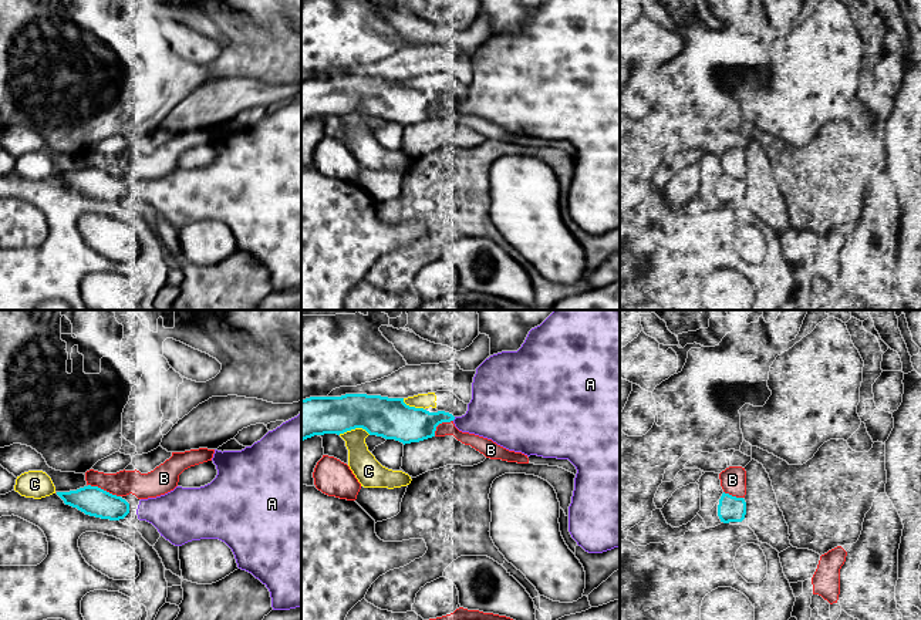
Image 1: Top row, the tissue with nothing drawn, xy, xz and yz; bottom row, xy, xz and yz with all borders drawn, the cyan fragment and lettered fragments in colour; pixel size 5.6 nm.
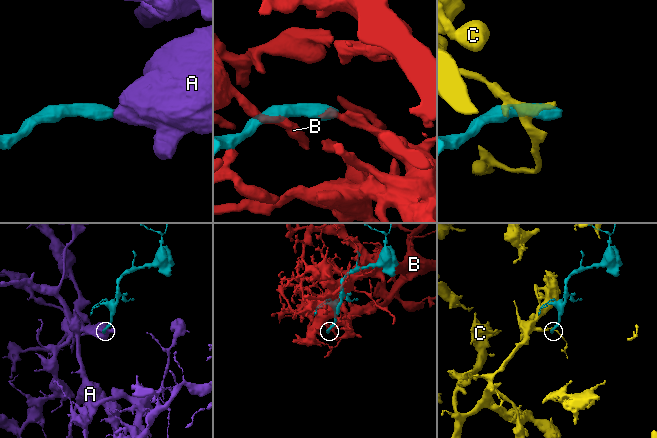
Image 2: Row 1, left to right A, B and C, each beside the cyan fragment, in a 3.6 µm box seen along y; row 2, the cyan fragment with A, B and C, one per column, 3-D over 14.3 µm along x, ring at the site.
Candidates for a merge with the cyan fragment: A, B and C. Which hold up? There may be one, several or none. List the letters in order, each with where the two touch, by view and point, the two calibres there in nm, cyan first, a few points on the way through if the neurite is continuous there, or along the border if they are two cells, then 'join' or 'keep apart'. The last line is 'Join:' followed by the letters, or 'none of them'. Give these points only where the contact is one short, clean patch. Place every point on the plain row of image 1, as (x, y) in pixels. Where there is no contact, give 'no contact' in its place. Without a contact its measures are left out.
A: contact xz (454, 100); calibres 200 and 320 nm; join
B: contact xy (103, 171); calibres 170 and 140 nm; keep apart
C: contact xz (354, 110); calibres 240 and 160 nm; keep apart
Join: A

